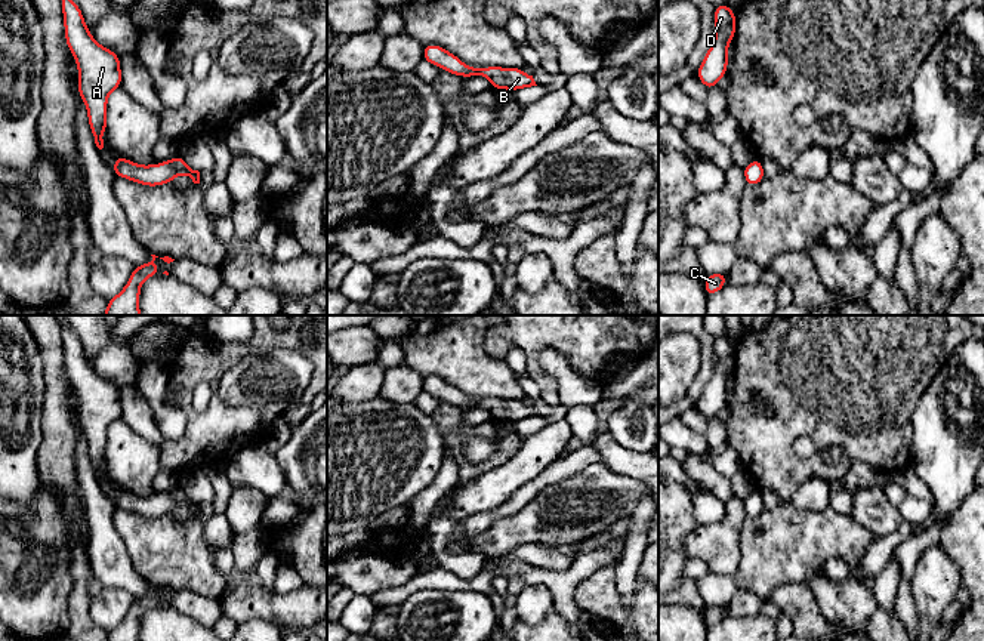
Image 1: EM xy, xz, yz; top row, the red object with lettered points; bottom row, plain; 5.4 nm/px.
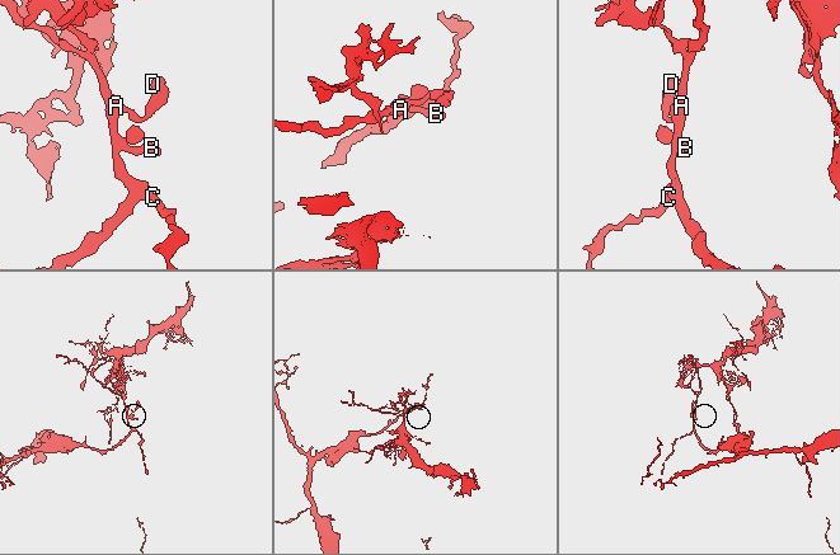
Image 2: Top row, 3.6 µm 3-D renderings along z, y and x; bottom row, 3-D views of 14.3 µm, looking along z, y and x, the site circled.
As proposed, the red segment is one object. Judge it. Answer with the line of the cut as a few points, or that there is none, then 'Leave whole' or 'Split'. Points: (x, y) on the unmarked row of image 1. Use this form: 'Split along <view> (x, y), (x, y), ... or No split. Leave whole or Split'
No split. Leave whole

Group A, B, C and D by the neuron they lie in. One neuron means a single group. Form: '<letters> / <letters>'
A B C D

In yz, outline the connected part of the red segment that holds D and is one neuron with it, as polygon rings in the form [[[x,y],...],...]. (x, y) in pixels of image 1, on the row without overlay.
[[[727,336],[715,338],[716,366],[713,376],[704,388],[697,409],[707,419],[713,420],[715,416],[725,407],[728,388],[728,373],[735,367],[735,345]]]

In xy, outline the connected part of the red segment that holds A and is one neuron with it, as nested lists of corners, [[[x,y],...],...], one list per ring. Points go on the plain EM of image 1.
[[[59,315],[58,320],[62,332],[65,372],[78,397],[78,425],[87,440],[95,475],[102,481],[101,466],[107,463],[107,429],[121,417],[120,389],[93,372],[77,335]]]

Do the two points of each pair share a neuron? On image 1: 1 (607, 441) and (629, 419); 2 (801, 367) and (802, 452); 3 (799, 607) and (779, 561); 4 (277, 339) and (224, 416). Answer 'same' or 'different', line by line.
1: different
2: different
3: different
4: same

